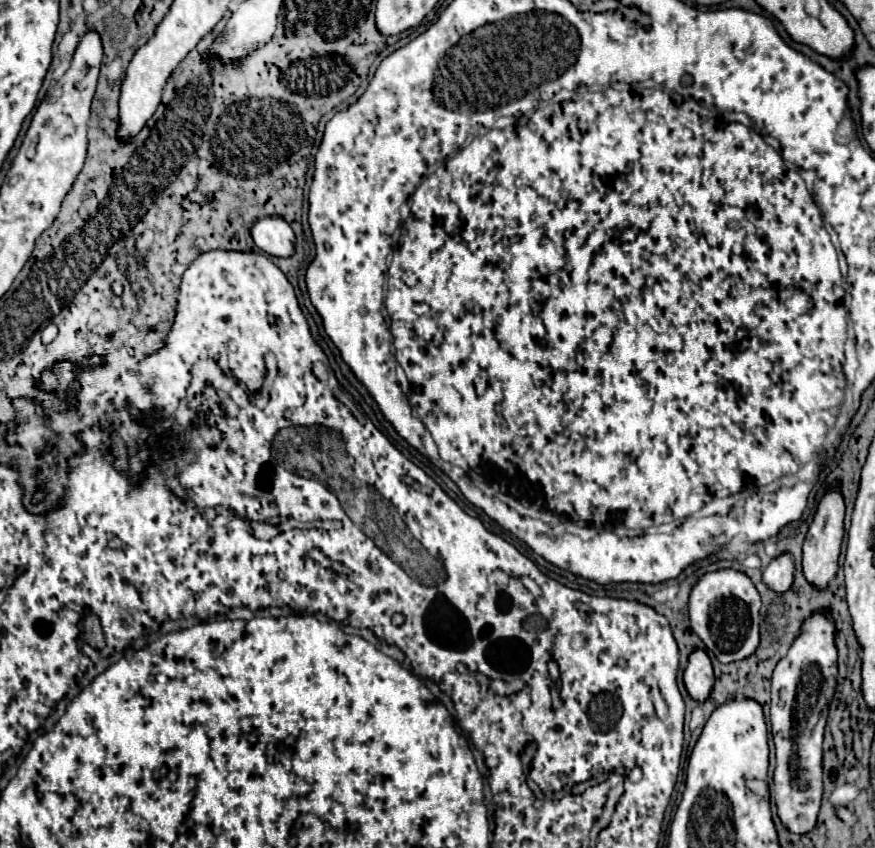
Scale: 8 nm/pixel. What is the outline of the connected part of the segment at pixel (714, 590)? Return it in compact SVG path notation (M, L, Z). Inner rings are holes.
M717 570L705 574L691 590L689 618L693 632L721 664L749 658L759 646L759 608L761 598L747 574L737 570Z

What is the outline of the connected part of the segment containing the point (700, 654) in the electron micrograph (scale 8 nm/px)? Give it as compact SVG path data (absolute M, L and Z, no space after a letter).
M695 650L689 656L689 664L685 668L683 680L685 680L687 692L689 692L689 696L693 700L705 702L709 698L709 694L713 690L715 676L713 676L711 660L709 660L709 656L703 650Z

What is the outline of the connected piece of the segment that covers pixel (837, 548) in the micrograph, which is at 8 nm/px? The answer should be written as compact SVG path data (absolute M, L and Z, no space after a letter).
M835 486L819 502L815 520L809 526L809 532L807 532L807 538L803 544L803 574L805 574L805 580L811 586L815 586L817 590L827 590L829 582L835 578L835 574L839 570L839 554L841 554L841 542L843 542L843 534L845 534L843 516L845 516L845 504L839 494L839 488Z

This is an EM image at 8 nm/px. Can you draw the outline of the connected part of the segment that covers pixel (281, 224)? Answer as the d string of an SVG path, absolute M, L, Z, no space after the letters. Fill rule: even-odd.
M279 216L261 218L251 226L249 232L251 232L253 242L267 254L281 256L281 258L287 258L293 254L295 234L283 218Z

